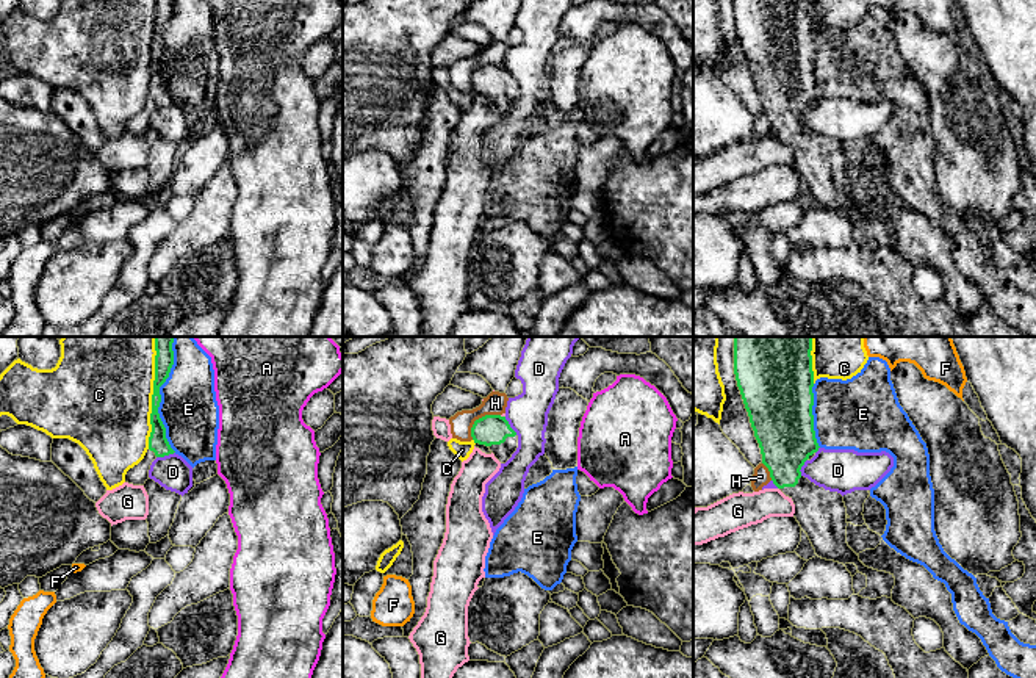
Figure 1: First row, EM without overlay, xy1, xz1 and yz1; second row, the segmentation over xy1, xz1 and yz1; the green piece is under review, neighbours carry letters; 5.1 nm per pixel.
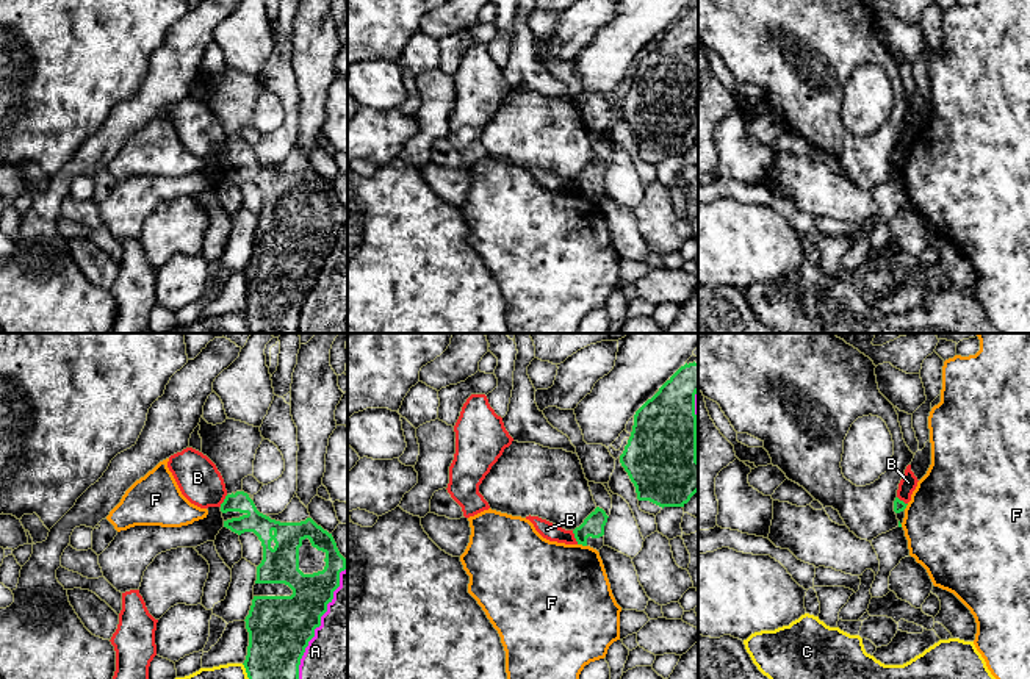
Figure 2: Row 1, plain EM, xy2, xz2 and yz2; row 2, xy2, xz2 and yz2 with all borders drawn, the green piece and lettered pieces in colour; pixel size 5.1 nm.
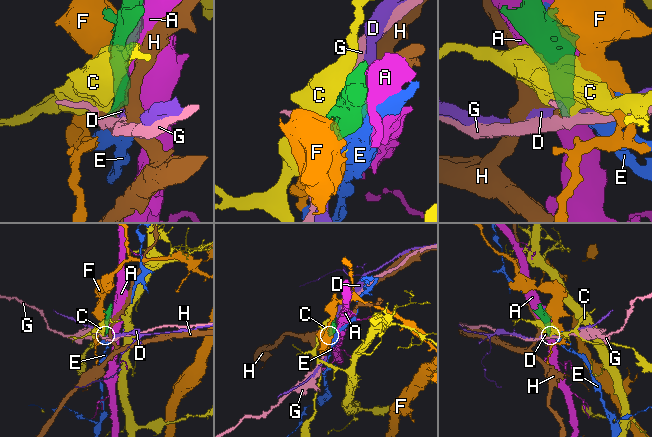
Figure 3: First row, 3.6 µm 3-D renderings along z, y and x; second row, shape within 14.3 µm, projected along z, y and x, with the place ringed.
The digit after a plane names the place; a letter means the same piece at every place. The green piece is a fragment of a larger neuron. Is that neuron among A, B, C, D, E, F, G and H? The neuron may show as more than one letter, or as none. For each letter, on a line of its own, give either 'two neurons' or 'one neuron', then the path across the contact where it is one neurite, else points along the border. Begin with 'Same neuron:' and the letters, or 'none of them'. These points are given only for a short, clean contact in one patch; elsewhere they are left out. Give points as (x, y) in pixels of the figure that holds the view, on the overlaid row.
Same neuron: none of them
A: two neurons
B: two neurons | along xz2 (572, 531), (578, 543)
C: two neurons
D: two neurons | along xy1 (174, 451), (157, 458)
E: two neurons
F: two neurons
G: two neurons | along xz1 (500, 415), (504, 417)
H: two neurons | along xz1 (500, 414), (479, 417), (471, 428), (471, 439)

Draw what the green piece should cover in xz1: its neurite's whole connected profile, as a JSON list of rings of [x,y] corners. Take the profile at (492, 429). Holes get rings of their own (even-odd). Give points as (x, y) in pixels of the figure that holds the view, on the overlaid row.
[[[485,415],[476,420],[471,437],[474,443],[488,446],[501,463],[505,463],[518,448],[516,432],[501,415]]]

